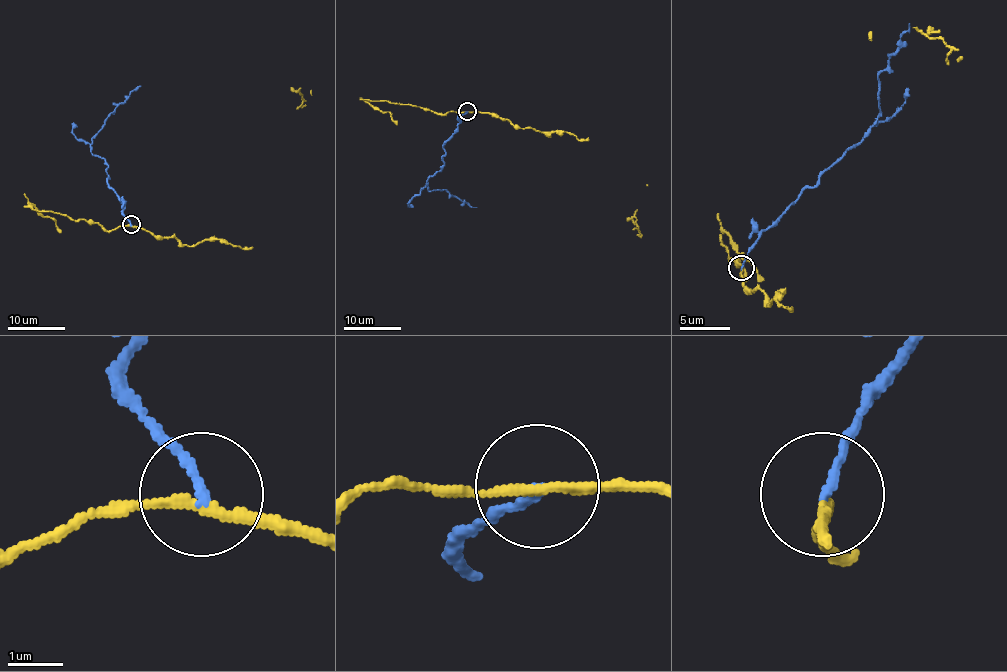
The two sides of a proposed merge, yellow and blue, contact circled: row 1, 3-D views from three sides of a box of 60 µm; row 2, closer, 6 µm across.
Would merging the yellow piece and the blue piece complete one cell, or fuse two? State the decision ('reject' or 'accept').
reject

